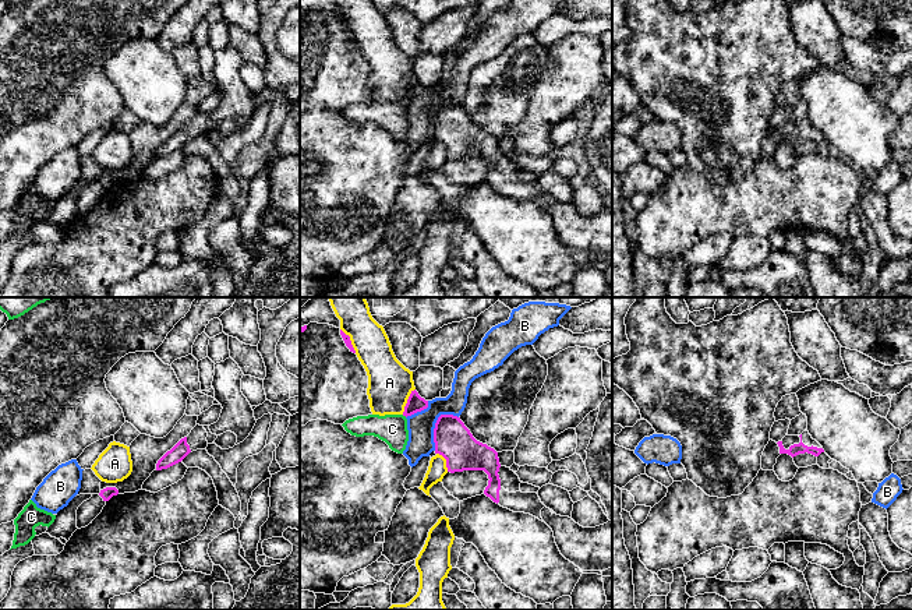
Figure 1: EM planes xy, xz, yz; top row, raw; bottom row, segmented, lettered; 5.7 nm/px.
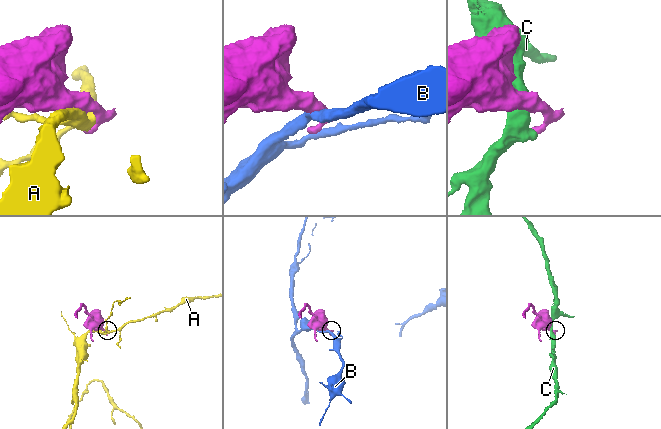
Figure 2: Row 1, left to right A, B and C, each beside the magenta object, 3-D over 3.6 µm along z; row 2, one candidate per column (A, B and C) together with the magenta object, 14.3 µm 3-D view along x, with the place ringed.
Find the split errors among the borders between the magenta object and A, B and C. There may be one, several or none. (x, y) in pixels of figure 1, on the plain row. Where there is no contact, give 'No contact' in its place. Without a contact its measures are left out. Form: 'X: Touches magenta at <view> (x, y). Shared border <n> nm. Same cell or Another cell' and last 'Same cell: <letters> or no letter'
A: Touches magenta at xz (407, 88). Shared border 170 nm. Another cell
B: Touches magenta at xz (435, 112). Shared border 240 nm. Another cell
C: Touches magenta at xz (405, 102). Shared border 30 nm. Another cell
Same cell: no letter

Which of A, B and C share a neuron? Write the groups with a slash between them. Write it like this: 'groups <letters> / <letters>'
groups A / B / C

